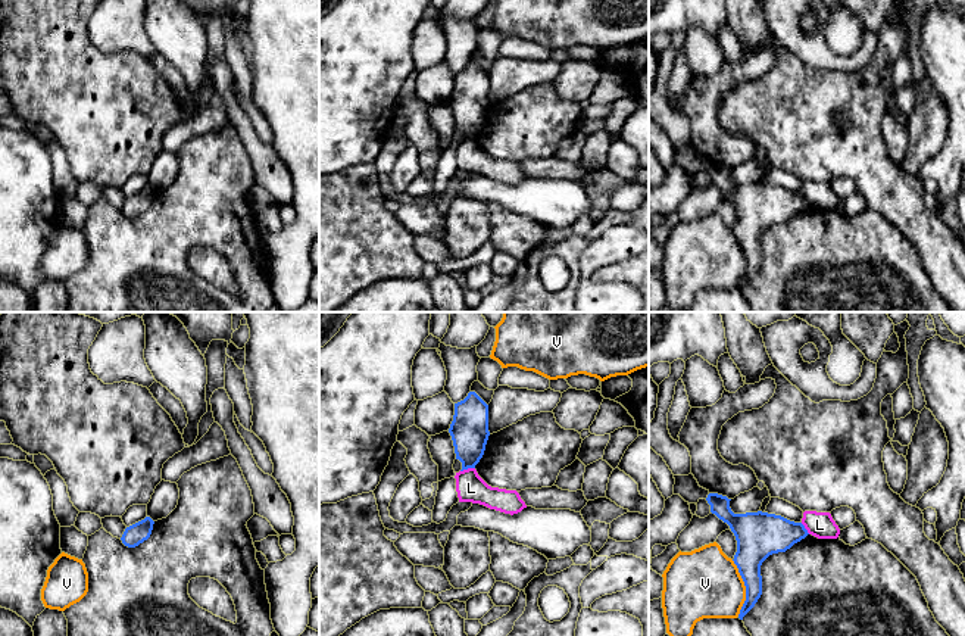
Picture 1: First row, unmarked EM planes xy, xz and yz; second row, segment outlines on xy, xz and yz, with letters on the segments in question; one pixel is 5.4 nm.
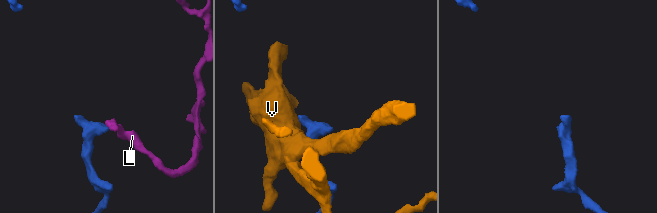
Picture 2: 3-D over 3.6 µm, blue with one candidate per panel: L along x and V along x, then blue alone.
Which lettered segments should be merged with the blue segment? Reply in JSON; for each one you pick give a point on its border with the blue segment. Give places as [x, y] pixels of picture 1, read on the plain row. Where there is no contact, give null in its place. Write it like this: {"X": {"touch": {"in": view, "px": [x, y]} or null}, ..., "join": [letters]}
{"join": []}

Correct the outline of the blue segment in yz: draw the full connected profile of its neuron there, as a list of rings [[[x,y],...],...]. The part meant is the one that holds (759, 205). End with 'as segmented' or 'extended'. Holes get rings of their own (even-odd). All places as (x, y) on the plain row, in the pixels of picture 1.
[[[709,163],[711,183],[727,193],[737,211],[734,234],[746,256],[746,271],[738,289],[755,277],[762,265],[761,236],[772,224],[786,222],[809,203],[802,193],[768,183],[734,184],[727,166]]] | as segmented

